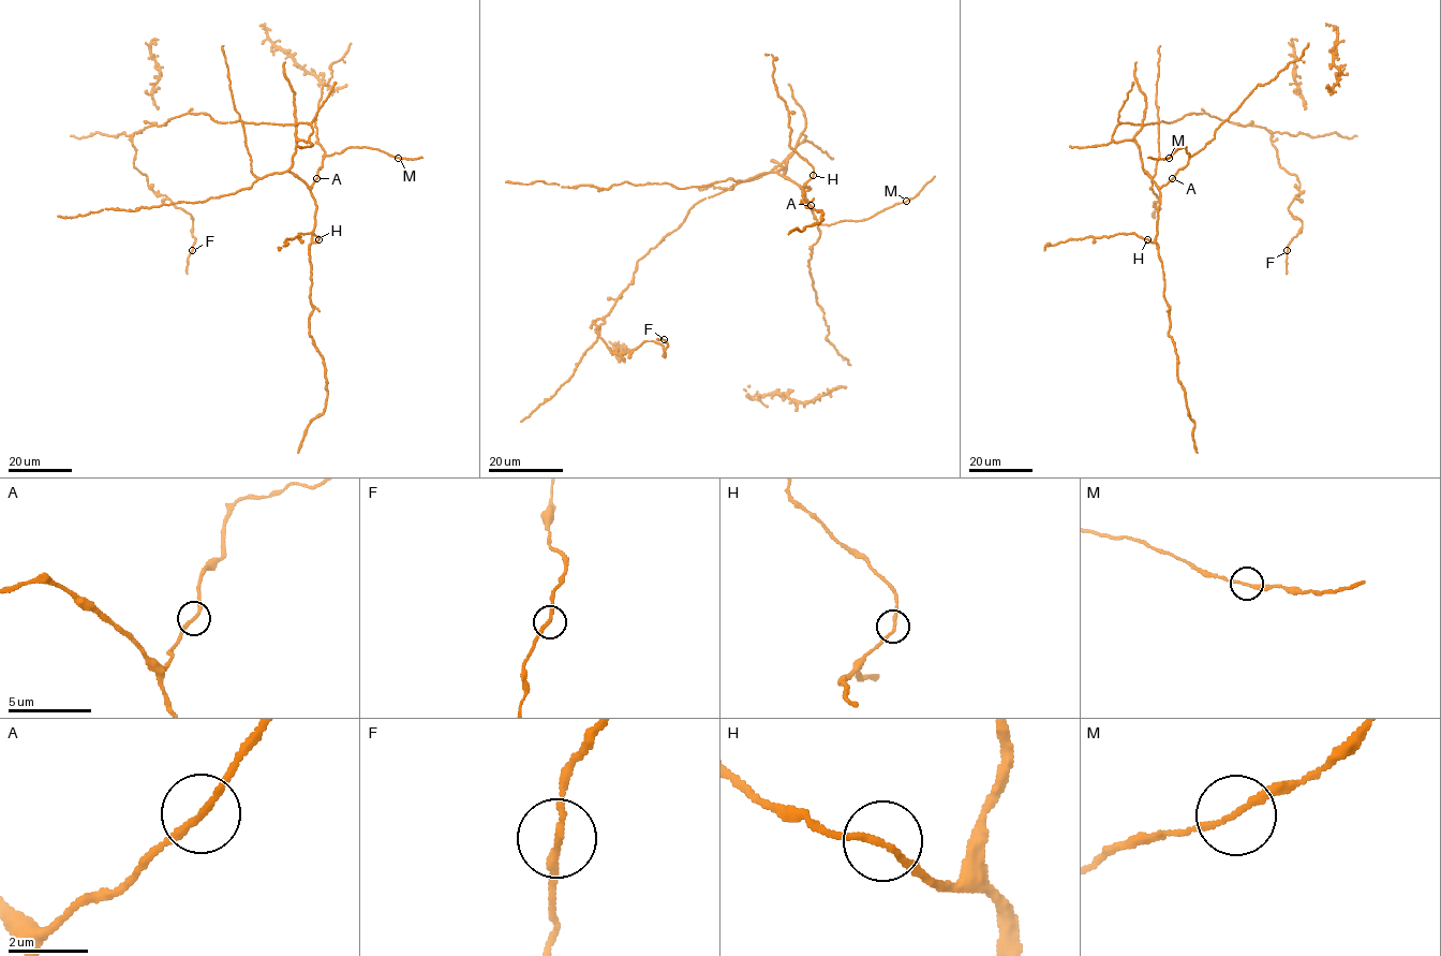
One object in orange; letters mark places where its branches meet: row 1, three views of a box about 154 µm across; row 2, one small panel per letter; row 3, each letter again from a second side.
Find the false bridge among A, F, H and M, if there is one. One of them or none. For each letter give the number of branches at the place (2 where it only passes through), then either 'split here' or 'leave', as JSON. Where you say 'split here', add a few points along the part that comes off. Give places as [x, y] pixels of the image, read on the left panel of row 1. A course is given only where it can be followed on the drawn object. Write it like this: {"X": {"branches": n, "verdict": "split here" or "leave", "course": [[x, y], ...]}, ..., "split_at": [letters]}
{"A": {"branches": 2, "verdict": "leave"}, "F": {"branches": 2, "verdict": "leave"}, "H": {"branches": 2, "verdict": "leave"}, "M": {"branches": 2, "verdict": "leave"}, "split_at": []}

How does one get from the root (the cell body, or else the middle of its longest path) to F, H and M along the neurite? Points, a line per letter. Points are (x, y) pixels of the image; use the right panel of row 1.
F: (1113, 136), (1122, 123), (1193, 113), (1264, 127), (1279, 165), (1300, 182), (1288, 209), (1302, 226), (1287, 251)
H: (1113, 136), (1115, 142), (1132, 140), (1137, 144), (1142, 167), (1159, 190), (1157, 233), (1153, 241), (1147, 238)
M: (1113, 136), (1137, 144), (1142, 167), (1160, 188), (1187, 164), (1189, 153), (1183, 147), (1169, 158)

